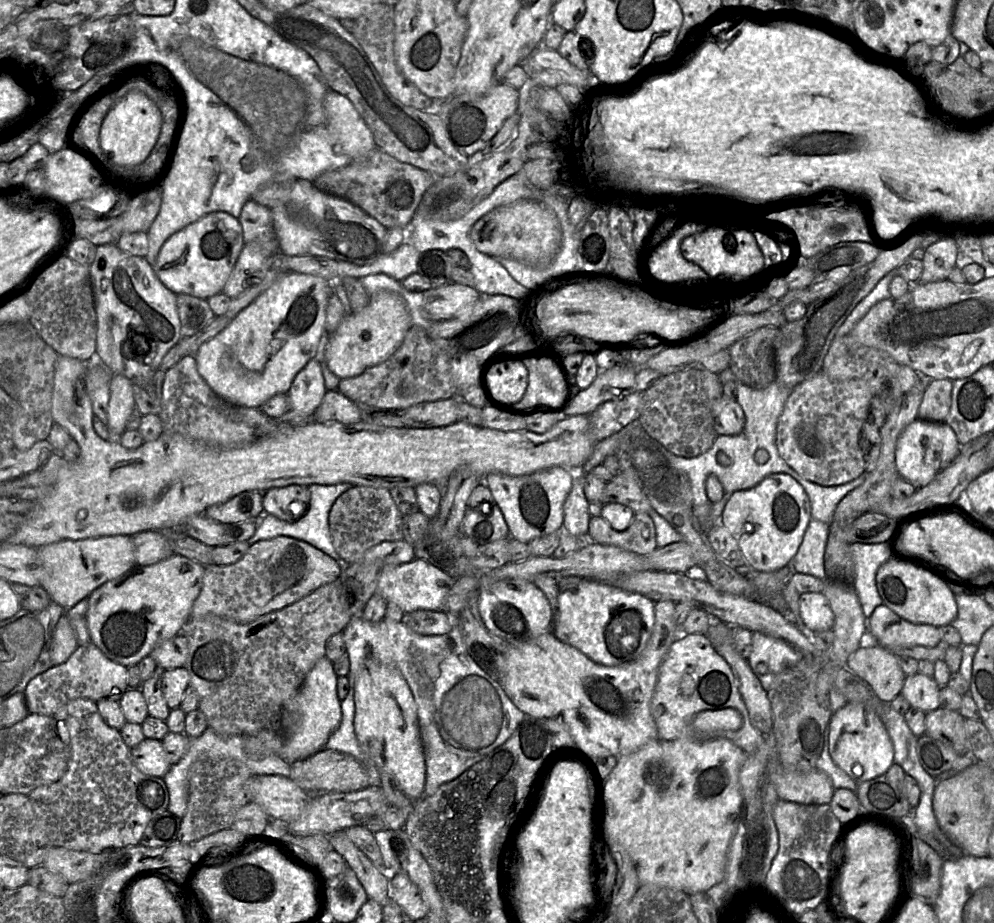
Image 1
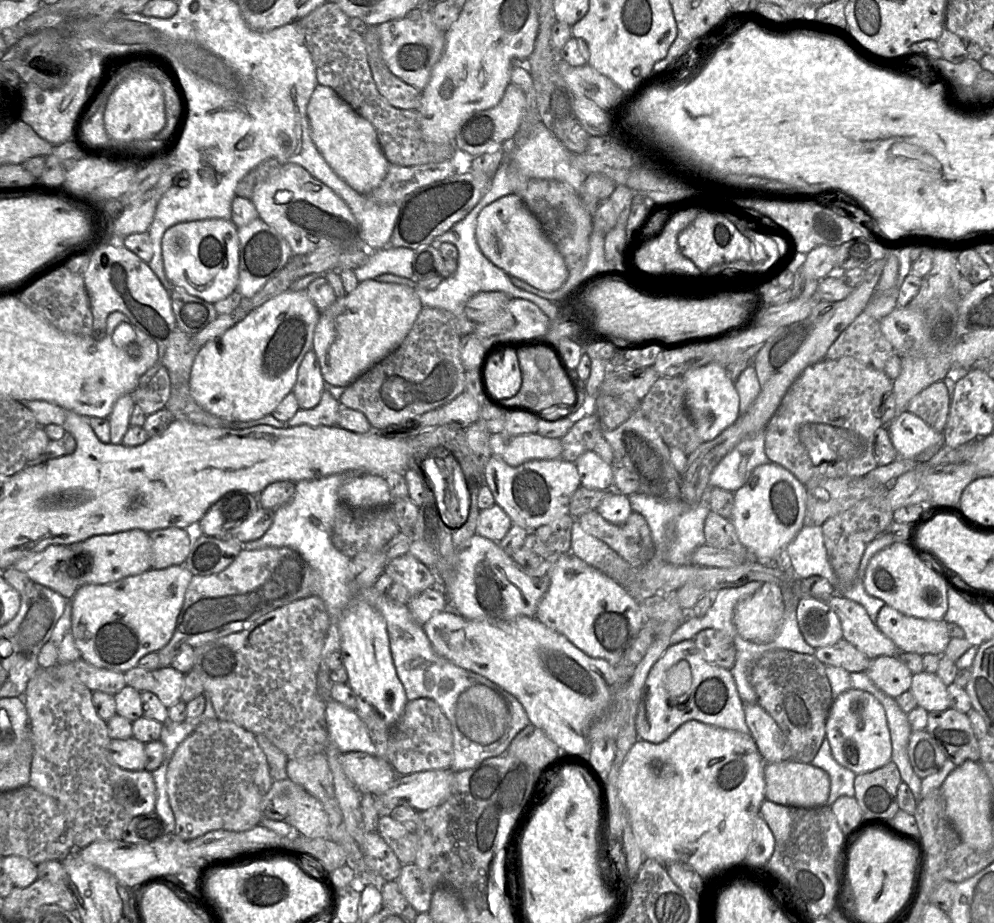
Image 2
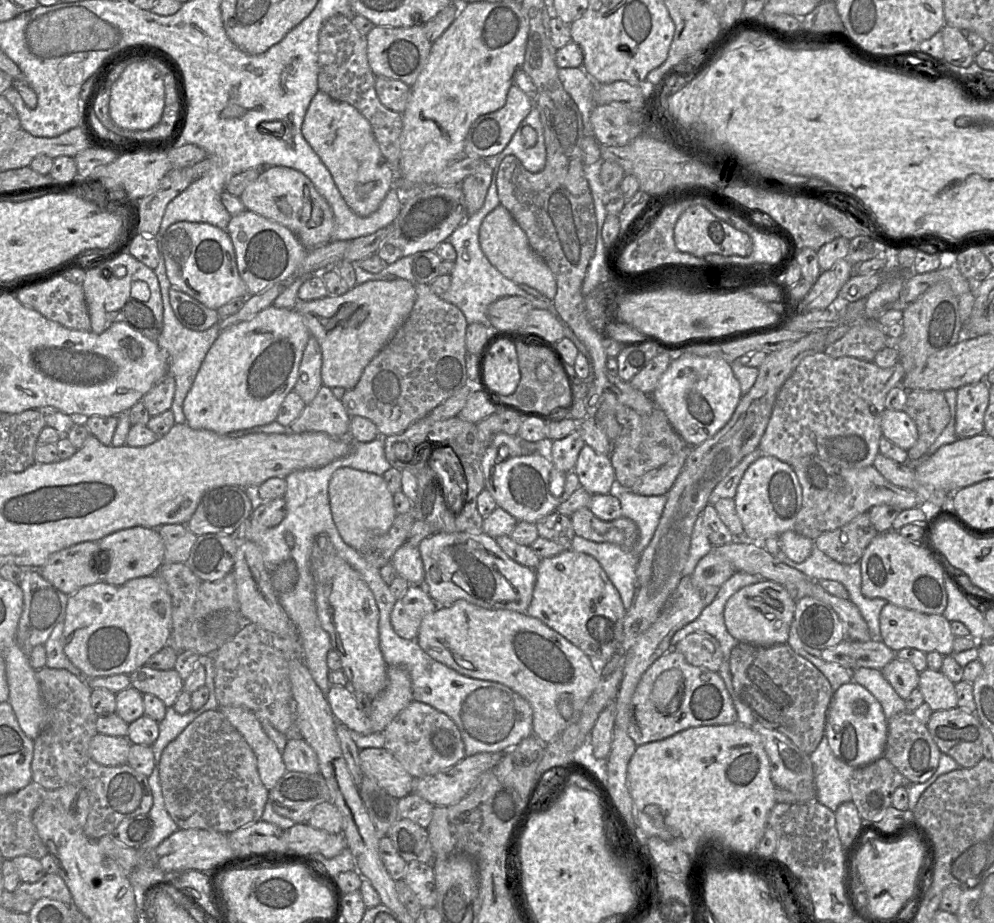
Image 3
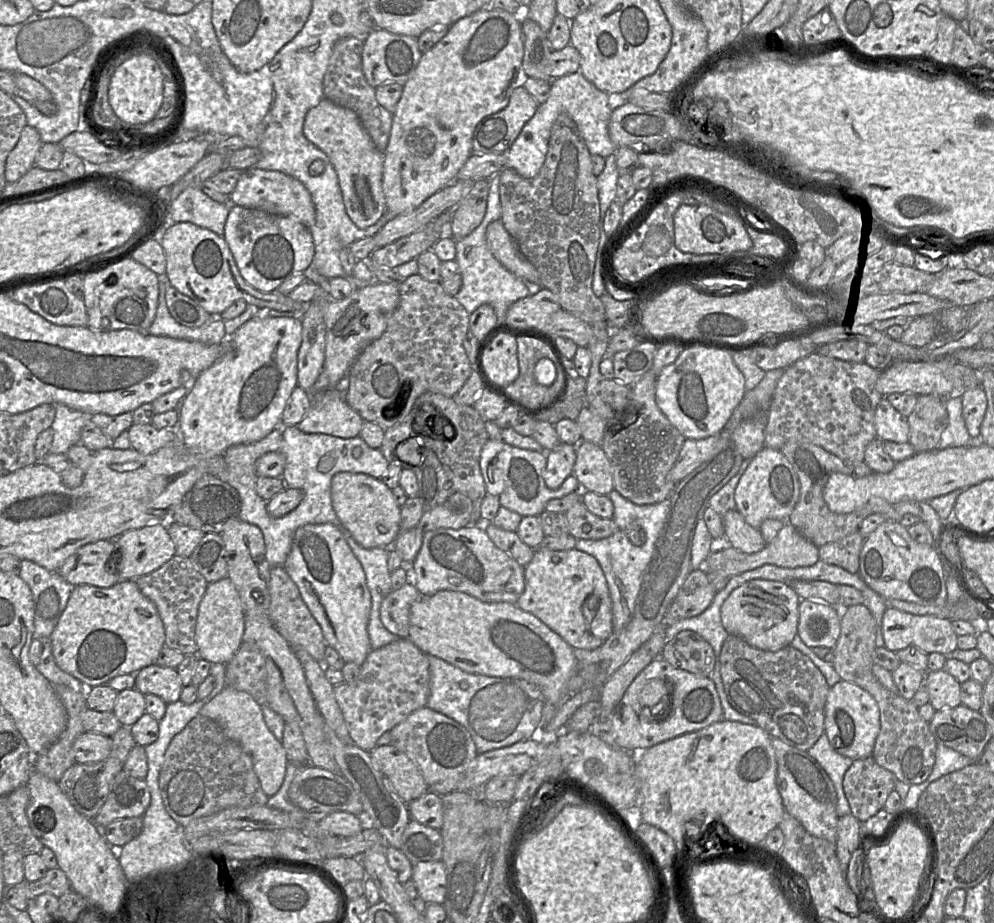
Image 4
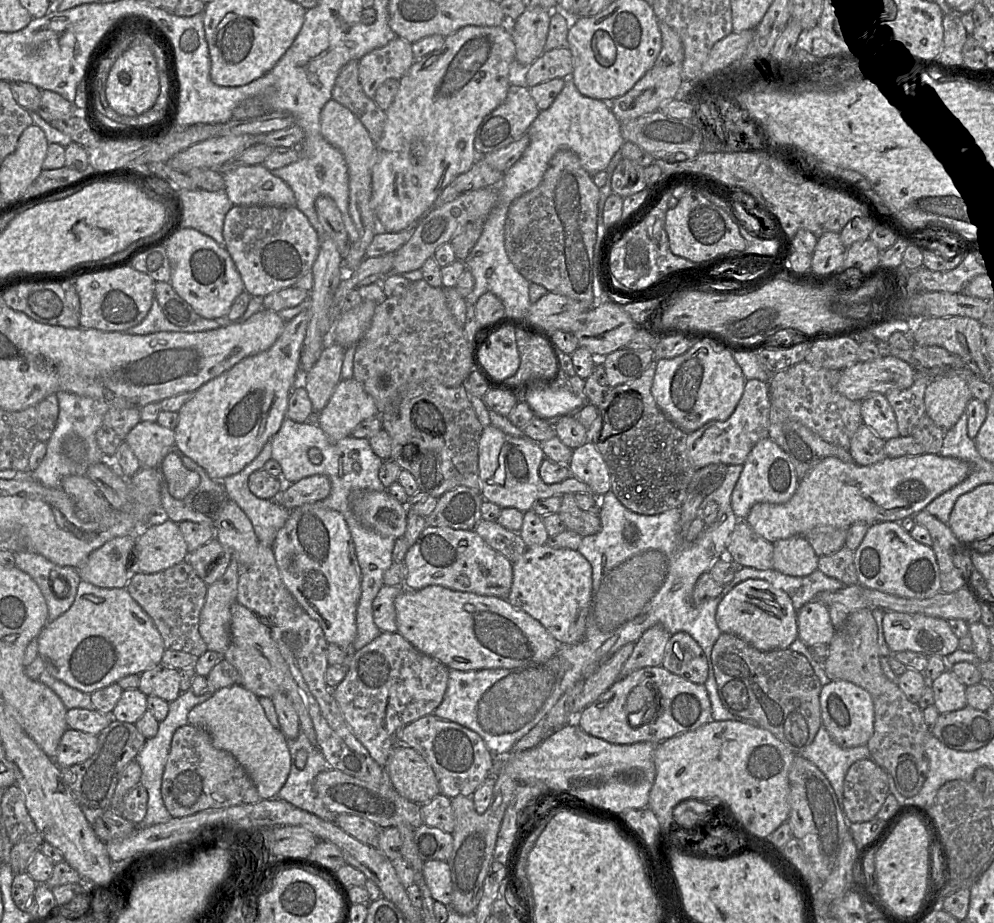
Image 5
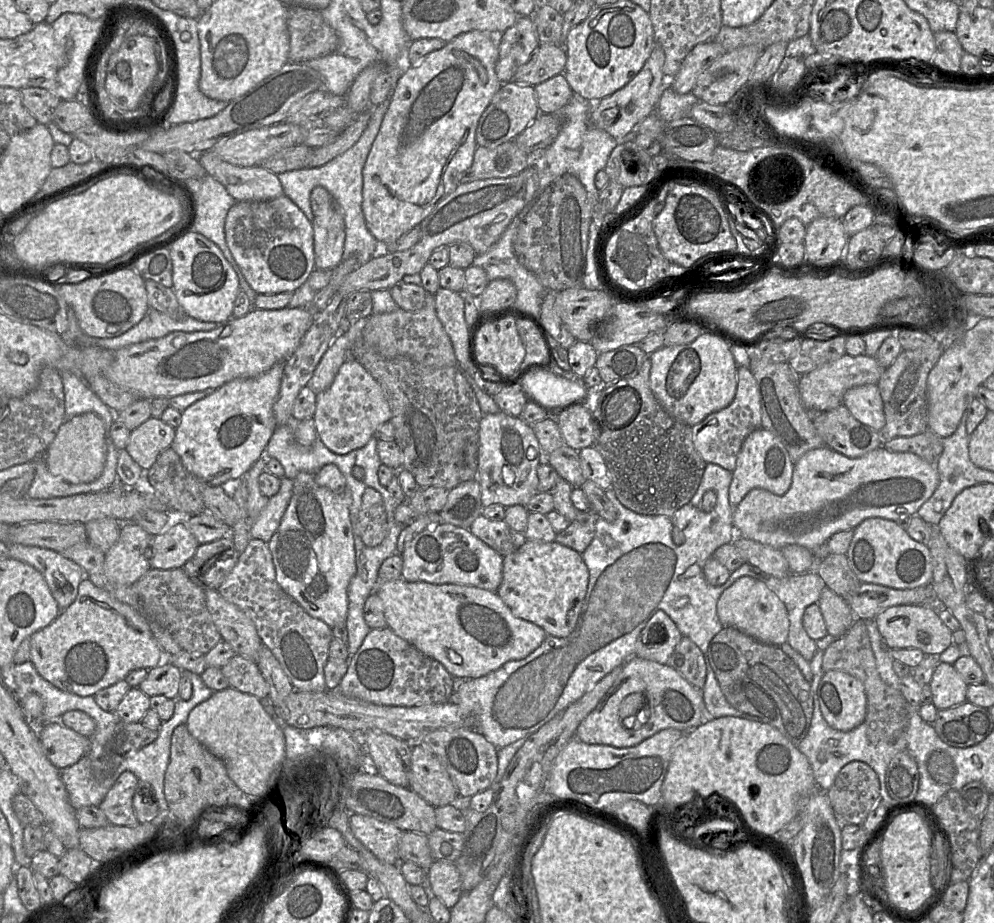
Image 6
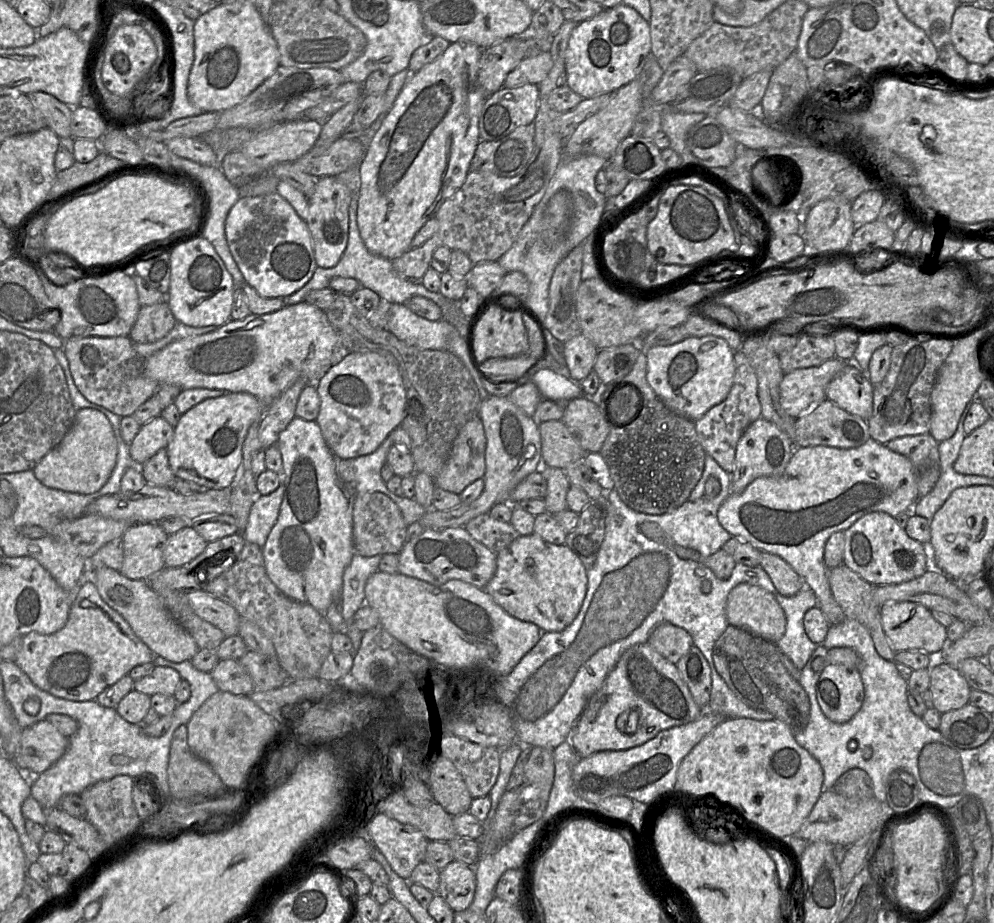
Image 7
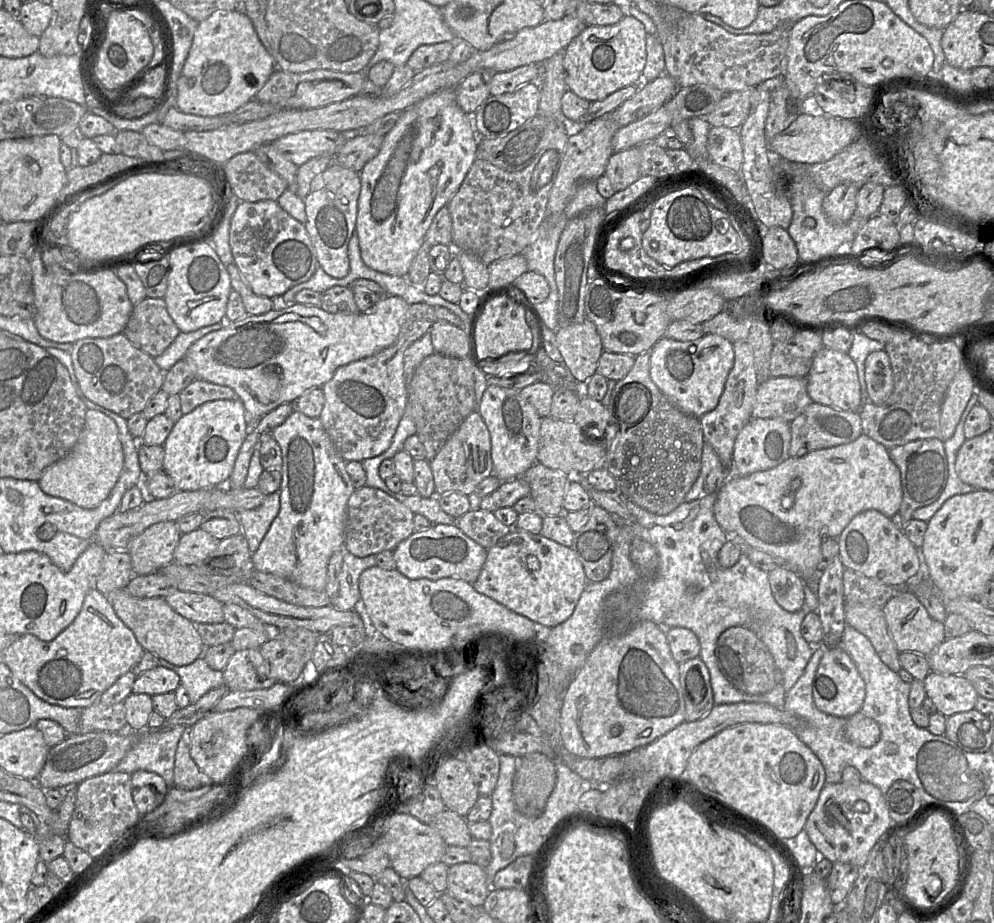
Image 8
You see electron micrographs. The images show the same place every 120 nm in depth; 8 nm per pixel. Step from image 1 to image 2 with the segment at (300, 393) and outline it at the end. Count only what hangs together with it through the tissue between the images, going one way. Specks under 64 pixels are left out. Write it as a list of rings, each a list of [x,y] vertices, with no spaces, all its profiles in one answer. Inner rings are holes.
[[[312,349],[305,354],[298,368],[297,379],[292,393],[301,409],[312,409],[319,404],[324,389],[325,381],[320,363]]]

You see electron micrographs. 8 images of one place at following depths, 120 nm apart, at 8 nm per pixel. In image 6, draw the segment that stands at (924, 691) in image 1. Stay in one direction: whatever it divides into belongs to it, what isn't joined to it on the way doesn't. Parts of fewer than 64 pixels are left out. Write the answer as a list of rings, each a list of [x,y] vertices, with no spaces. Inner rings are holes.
[[[940,662],[929,684],[932,691],[932,702],[938,710],[967,701],[968,685],[953,664]]]

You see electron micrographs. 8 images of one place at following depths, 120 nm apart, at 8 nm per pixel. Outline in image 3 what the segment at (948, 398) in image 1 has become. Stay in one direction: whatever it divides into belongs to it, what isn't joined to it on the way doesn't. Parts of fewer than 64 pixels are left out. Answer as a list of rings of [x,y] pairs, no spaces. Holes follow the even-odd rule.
[[[915,389],[908,391],[904,411],[917,426],[918,439],[907,451],[909,460],[914,460],[927,454],[947,426],[950,420],[949,405],[942,391]]]

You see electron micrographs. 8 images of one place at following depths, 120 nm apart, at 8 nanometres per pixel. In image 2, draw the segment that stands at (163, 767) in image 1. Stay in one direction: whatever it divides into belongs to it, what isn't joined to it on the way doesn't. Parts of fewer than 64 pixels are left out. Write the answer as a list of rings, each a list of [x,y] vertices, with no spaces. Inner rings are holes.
[[[131,737],[128,739],[111,739],[109,753],[112,762],[129,771],[145,770],[147,756],[145,744]]]

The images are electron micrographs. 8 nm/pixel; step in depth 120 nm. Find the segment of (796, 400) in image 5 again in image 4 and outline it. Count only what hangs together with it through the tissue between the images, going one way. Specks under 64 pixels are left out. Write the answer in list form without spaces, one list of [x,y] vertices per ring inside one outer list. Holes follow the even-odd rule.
[[[813,352],[784,370],[767,410],[764,446],[778,449],[788,441],[808,441],[847,462],[864,461],[867,445],[876,438],[875,410],[883,398],[875,384],[880,370],[863,362],[849,362]]]

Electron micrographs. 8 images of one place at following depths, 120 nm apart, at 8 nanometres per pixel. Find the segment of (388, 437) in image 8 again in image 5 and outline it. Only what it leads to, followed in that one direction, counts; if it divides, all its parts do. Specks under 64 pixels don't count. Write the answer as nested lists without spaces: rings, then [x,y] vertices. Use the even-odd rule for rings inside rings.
[[[354,378],[341,380],[327,405],[313,417],[331,442],[351,436],[356,426],[380,413],[374,399]]]

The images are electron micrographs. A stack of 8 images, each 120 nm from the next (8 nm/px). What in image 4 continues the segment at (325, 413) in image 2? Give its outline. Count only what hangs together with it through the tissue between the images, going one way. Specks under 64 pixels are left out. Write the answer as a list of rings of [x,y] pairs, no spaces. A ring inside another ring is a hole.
[[[331,387],[312,395],[310,409],[296,427],[307,434],[359,436],[364,419],[347,404],[345,394]]]

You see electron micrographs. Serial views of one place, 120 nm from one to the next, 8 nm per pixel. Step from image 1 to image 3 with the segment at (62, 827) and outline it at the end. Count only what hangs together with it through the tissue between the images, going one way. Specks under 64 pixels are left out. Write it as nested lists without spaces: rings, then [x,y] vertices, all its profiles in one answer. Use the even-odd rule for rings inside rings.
[[[43,667],[36,670],[36,678],[49,713],[49,724],[34,740],[31,764],[32,782],[47,790],[73,784],[84,787],[90,797],[90,812],[84,834],[93,840],[111,835],[127,818],[146,815],[153,805],[148,777],[129,765],[103,766],[89,756],[91,739],[98,734],[98,715],[91,706],[92,689],[84,680],[65,669]]]

